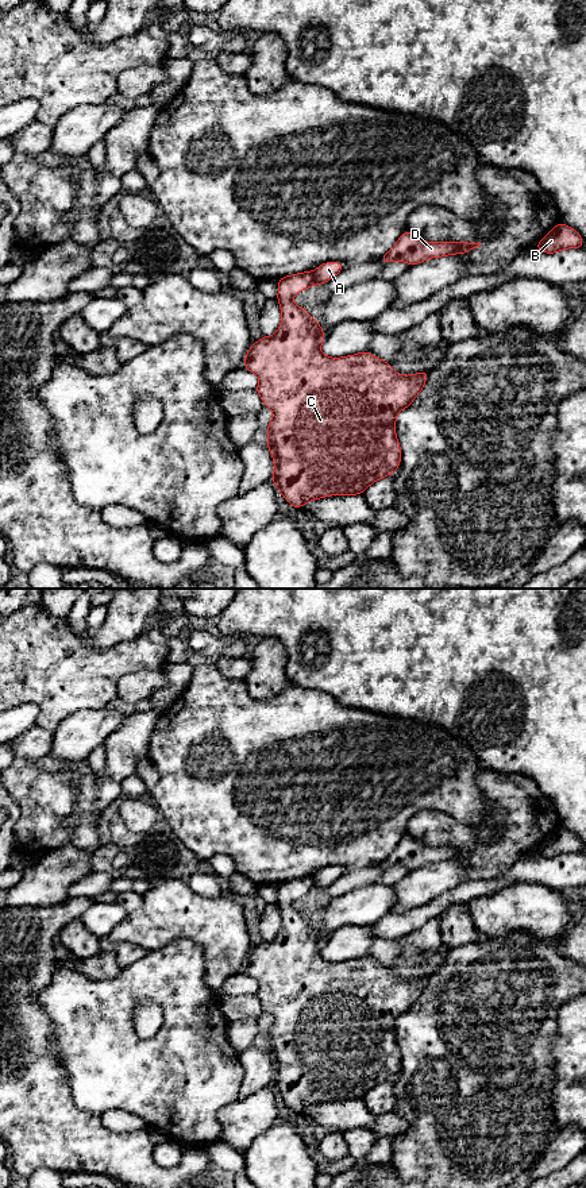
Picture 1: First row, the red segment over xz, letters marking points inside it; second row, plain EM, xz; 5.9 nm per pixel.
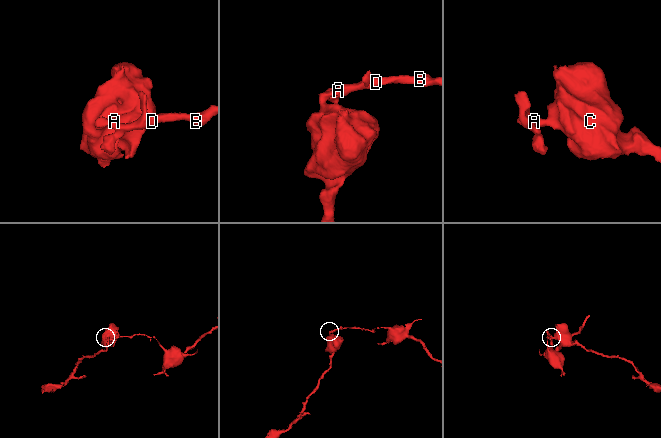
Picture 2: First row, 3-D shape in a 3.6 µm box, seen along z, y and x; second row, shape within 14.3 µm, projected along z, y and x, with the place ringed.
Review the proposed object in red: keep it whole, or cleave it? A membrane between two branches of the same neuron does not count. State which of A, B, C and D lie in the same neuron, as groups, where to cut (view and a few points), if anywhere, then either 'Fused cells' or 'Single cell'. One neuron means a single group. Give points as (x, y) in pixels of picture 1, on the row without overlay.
Groups: A B D / C. Split along xz (311, 878), (315, 887). Fused cells

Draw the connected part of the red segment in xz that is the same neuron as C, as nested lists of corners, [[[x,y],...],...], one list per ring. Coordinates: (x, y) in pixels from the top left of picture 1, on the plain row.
[[[311,876],[292,879],[278,884],[278,899],[277,904],[281,910],[282,926],[278,932],[274,941],[263,941],[257,948],[254,948],[246,958],[243,967],[244,972],[259,981],[259,988],[257,991],[257,998],[263,1006],[263,1010],[269,1011],[273,1015],[273,1025],[267,1031],[267,1052],[271,1057],[274,1065],[274,1076],[271,1085],[277,1091],[278,1096],[282,1098],[285,1104],[293,1112],[301,1112],[307,1107],[319,1104],[328,1100],[355,1100],[363,1099],[363,1096],[375,1085],[393,1080],[401,1066],[401,1052],[396,1041],[396,1022],[397,1018],[408,1012],[410,1007],[417,1002],[421,994],[425,990],[428,976],[401,980],[397,979],[389,967],[382,965],[381,963],[373,963],[370,956],[359,957],[355,960],[348,960],[343,963],[329,963],[321,958],[320,952],[325,942],[317,925],[312,923],[307,913],[300,913],[293,907],[293,900],[302,896],[307,892],[315,891],[315,882]]]

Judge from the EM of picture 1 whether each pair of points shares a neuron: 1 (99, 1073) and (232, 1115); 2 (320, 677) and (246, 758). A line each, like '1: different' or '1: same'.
1: different
2: different

